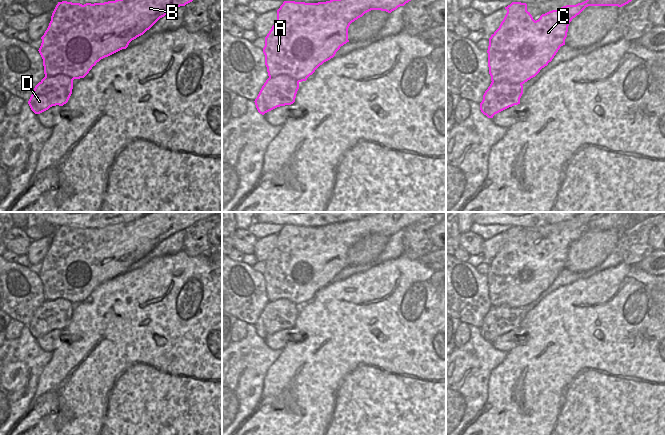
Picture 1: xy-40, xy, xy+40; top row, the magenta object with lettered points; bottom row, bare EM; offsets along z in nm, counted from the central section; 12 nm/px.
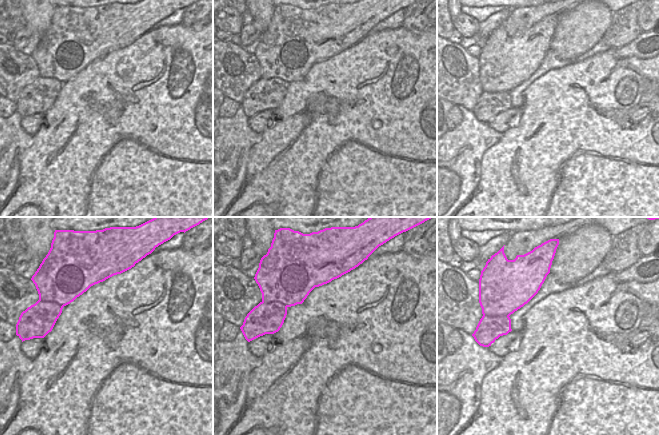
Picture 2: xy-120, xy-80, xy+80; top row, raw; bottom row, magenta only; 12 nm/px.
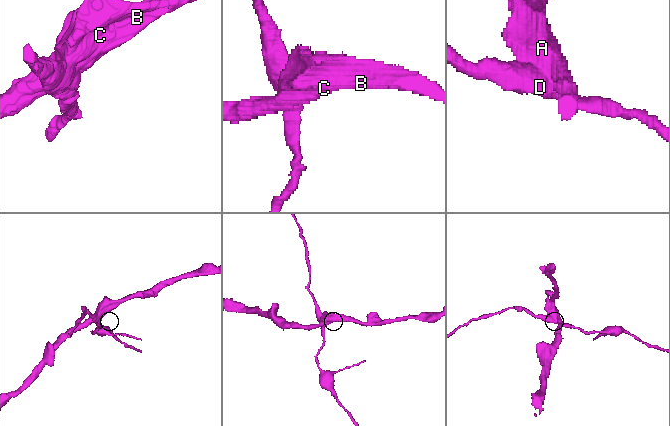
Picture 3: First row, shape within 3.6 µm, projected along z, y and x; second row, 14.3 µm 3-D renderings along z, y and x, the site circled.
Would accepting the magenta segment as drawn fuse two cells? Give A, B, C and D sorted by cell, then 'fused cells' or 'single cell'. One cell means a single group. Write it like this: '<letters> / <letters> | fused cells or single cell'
A B C / D | fused cells

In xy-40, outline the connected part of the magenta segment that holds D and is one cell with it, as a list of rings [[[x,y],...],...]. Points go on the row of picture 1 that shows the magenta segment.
[[[64,74],[44,77],[34,88],[28,101],[31,110],[40,114],[52,106],[63,106],[72,94],[73,79]]]

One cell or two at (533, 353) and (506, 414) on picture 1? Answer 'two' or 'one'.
one

